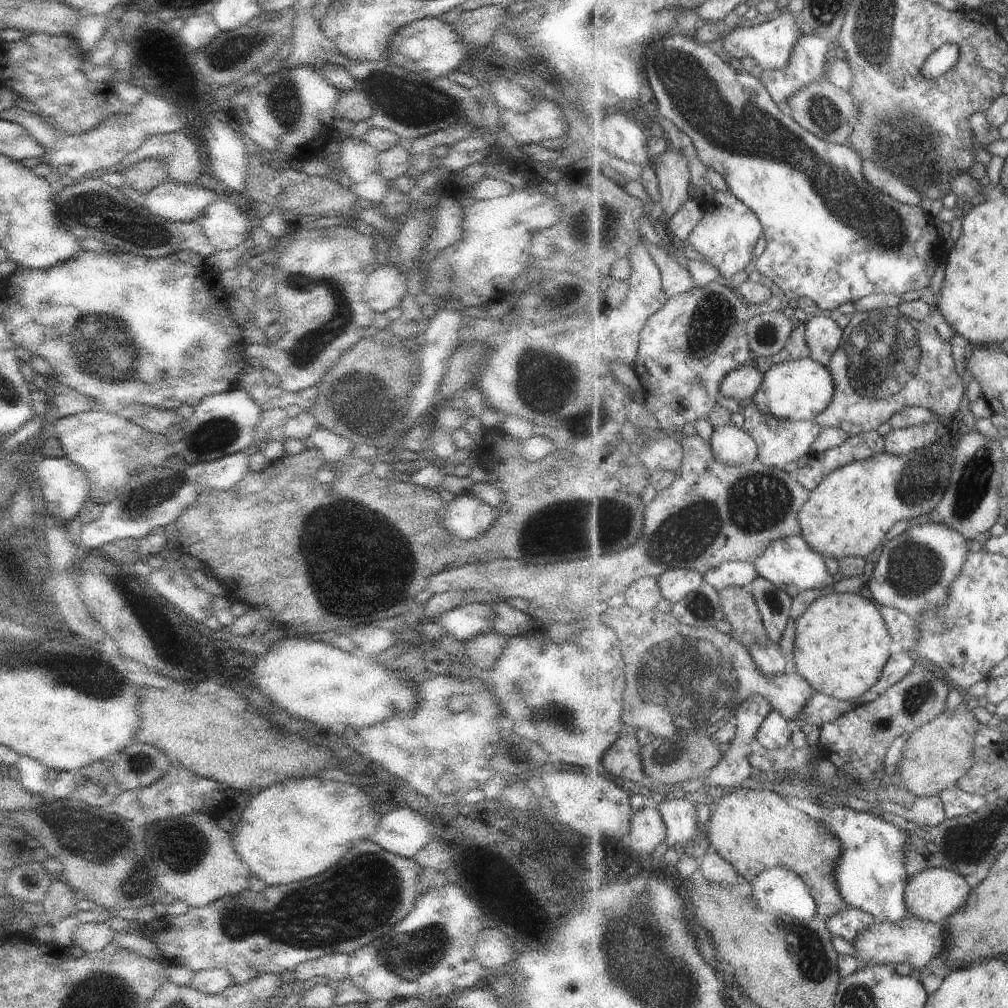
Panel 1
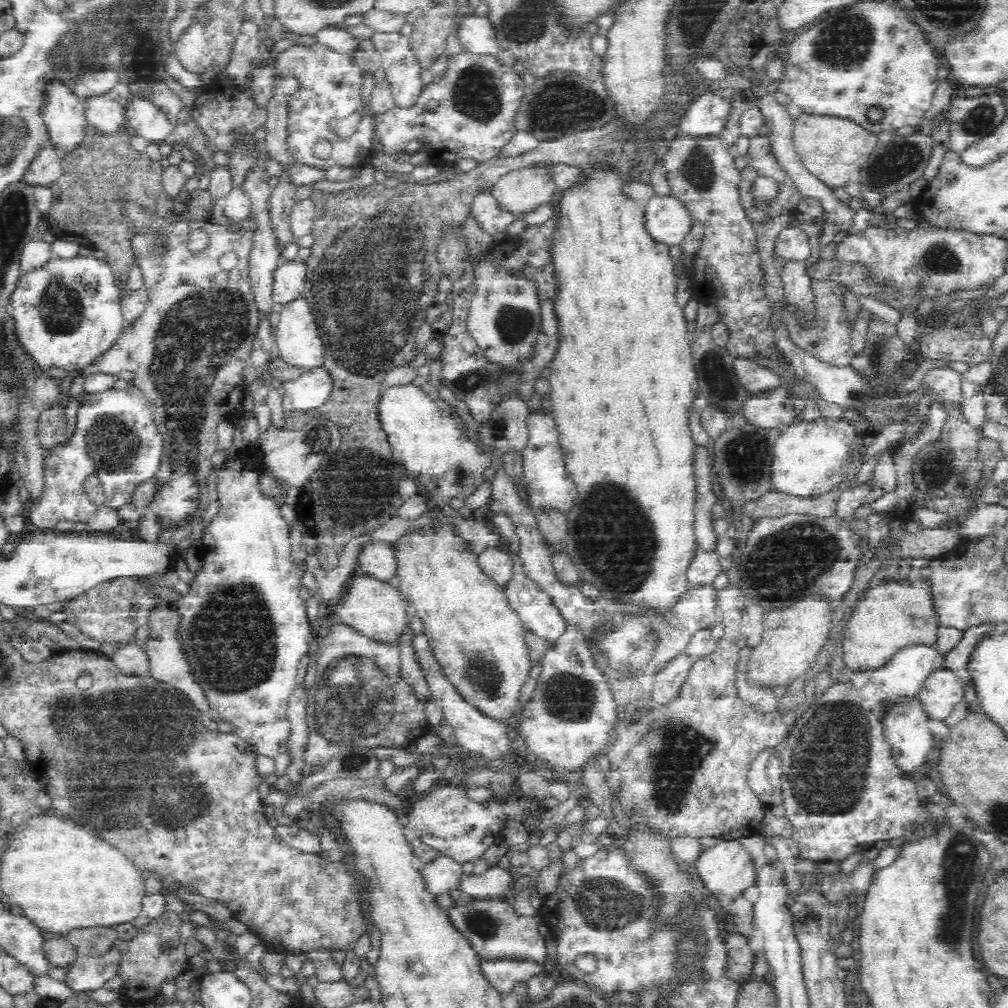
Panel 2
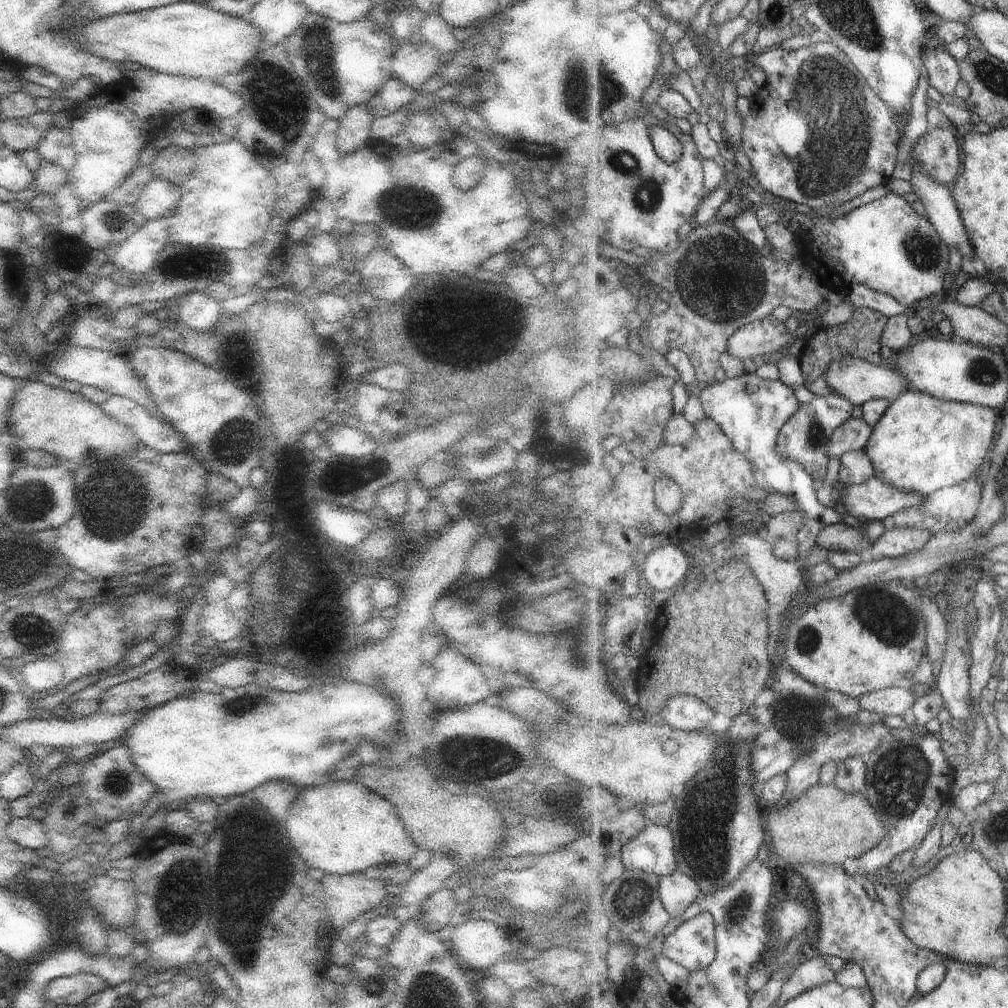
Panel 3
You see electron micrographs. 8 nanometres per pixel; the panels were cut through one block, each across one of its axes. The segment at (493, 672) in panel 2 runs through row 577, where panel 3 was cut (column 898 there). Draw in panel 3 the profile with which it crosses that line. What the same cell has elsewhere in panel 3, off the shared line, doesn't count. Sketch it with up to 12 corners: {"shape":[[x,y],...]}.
{"shape":[[904,391],[865,448],[923,498],[971,478],[991,407]]}

